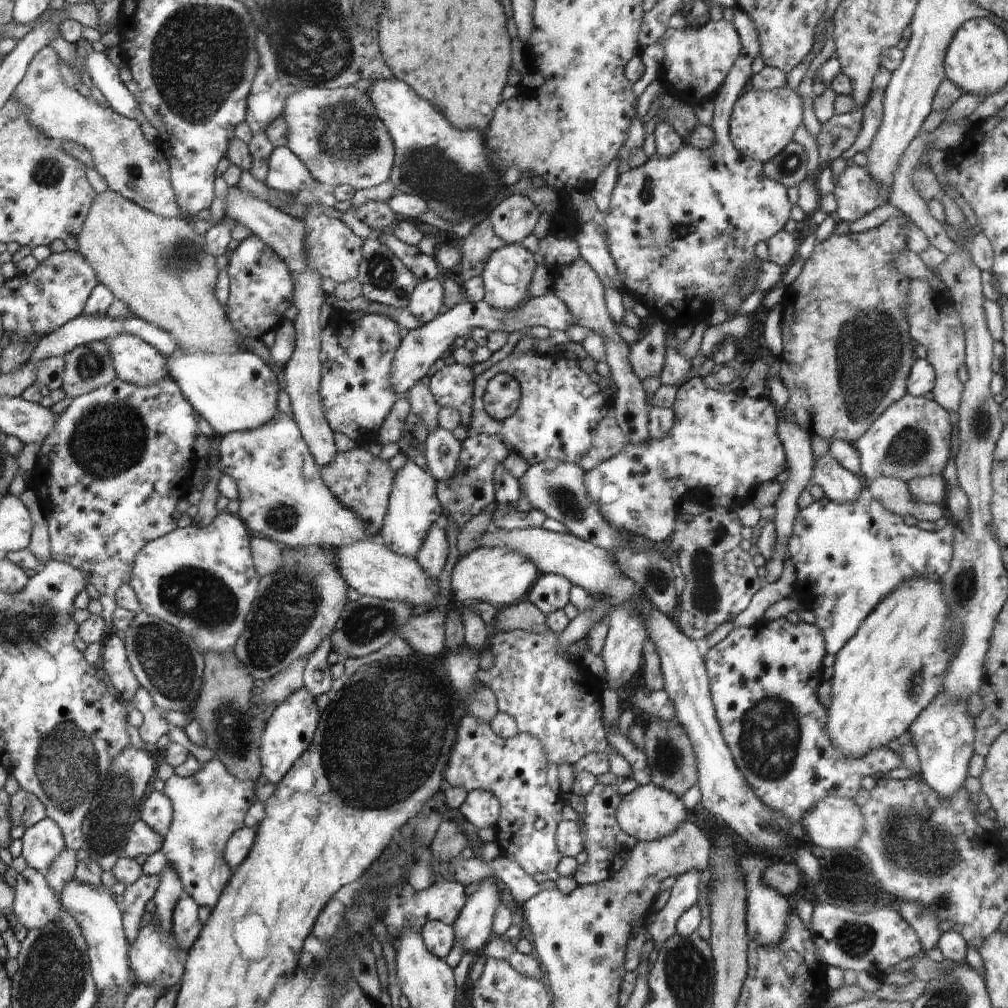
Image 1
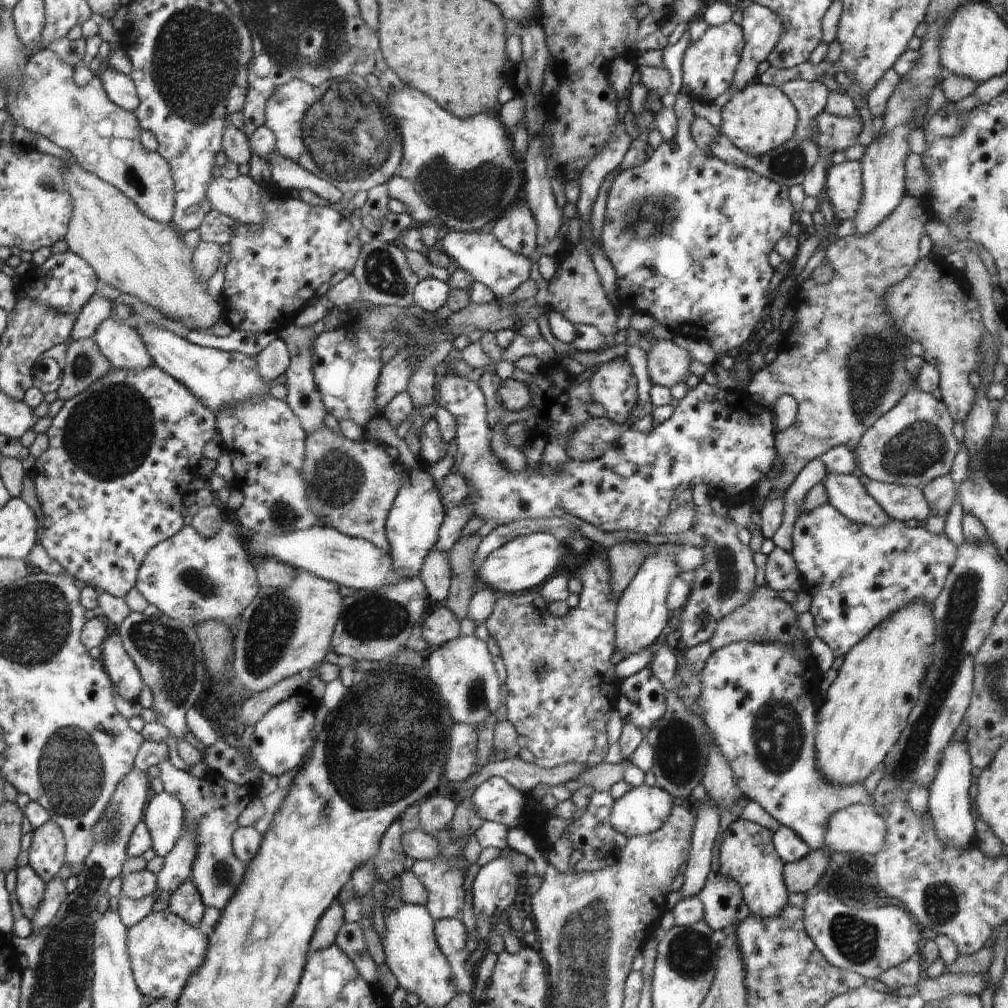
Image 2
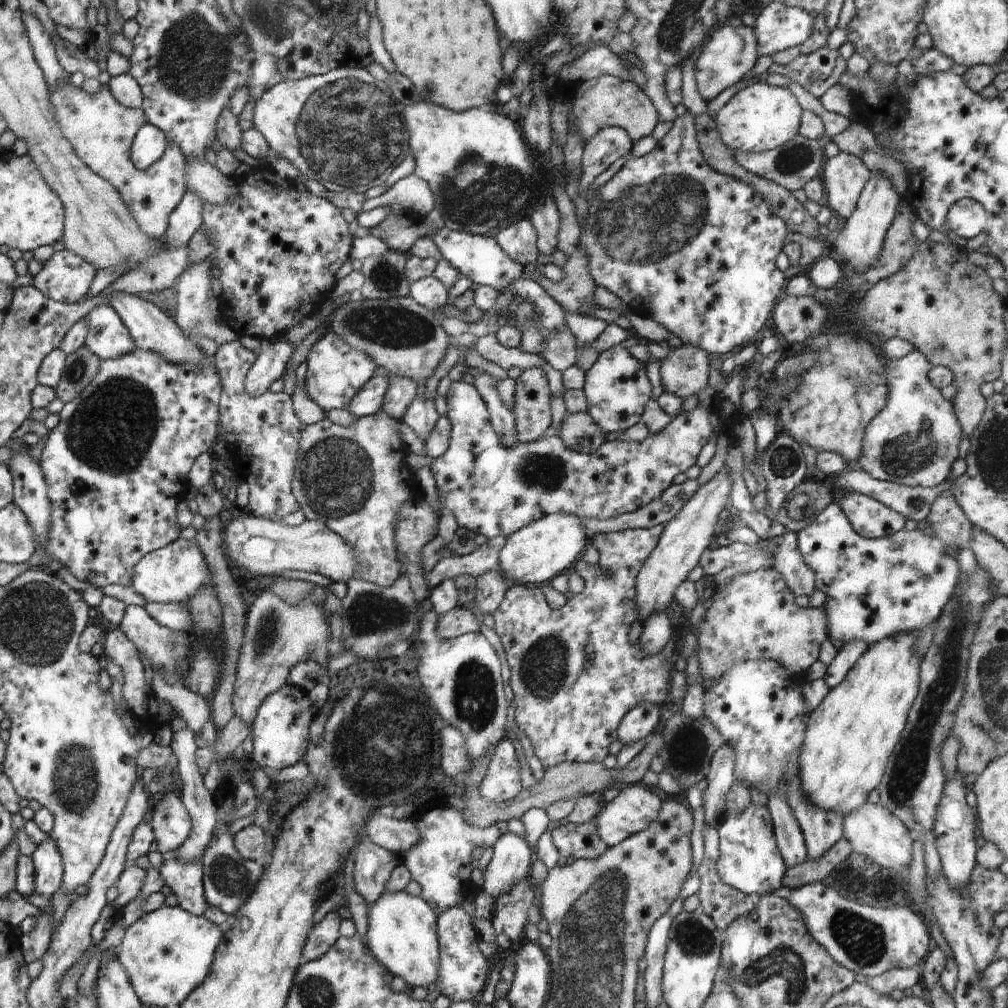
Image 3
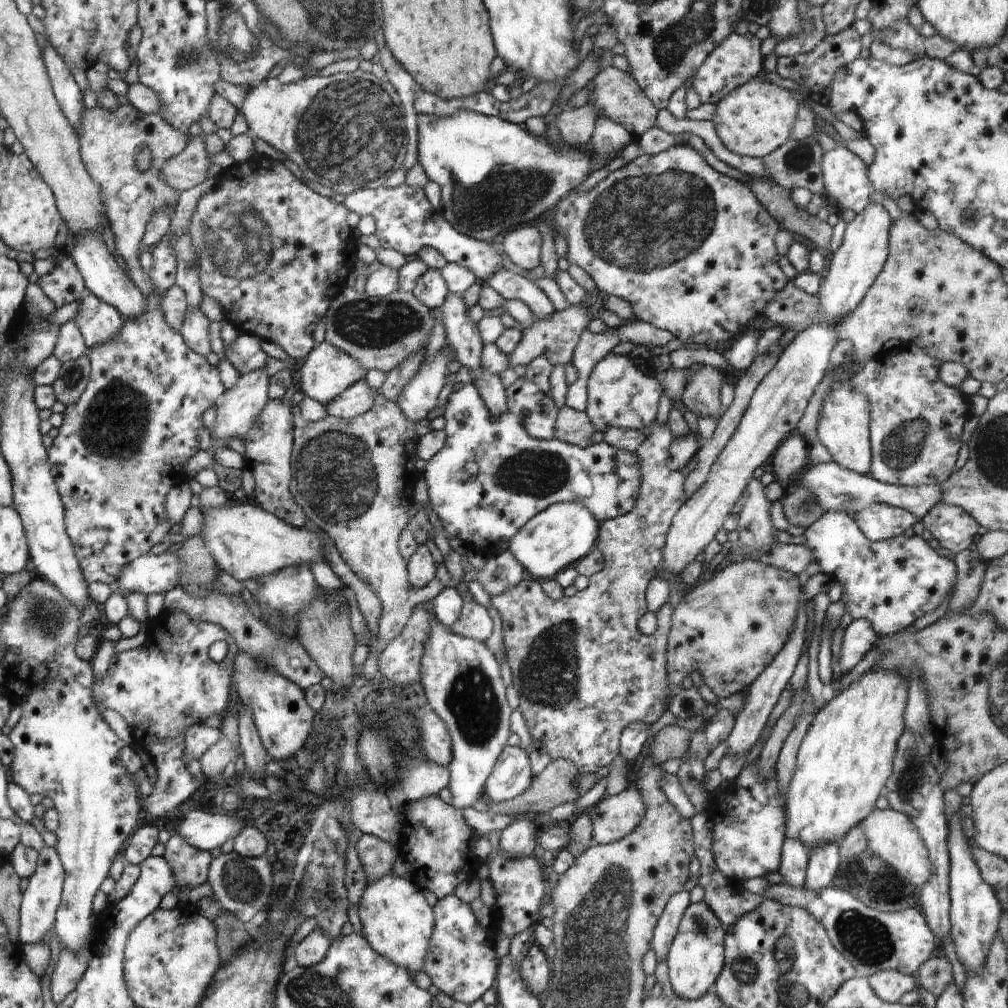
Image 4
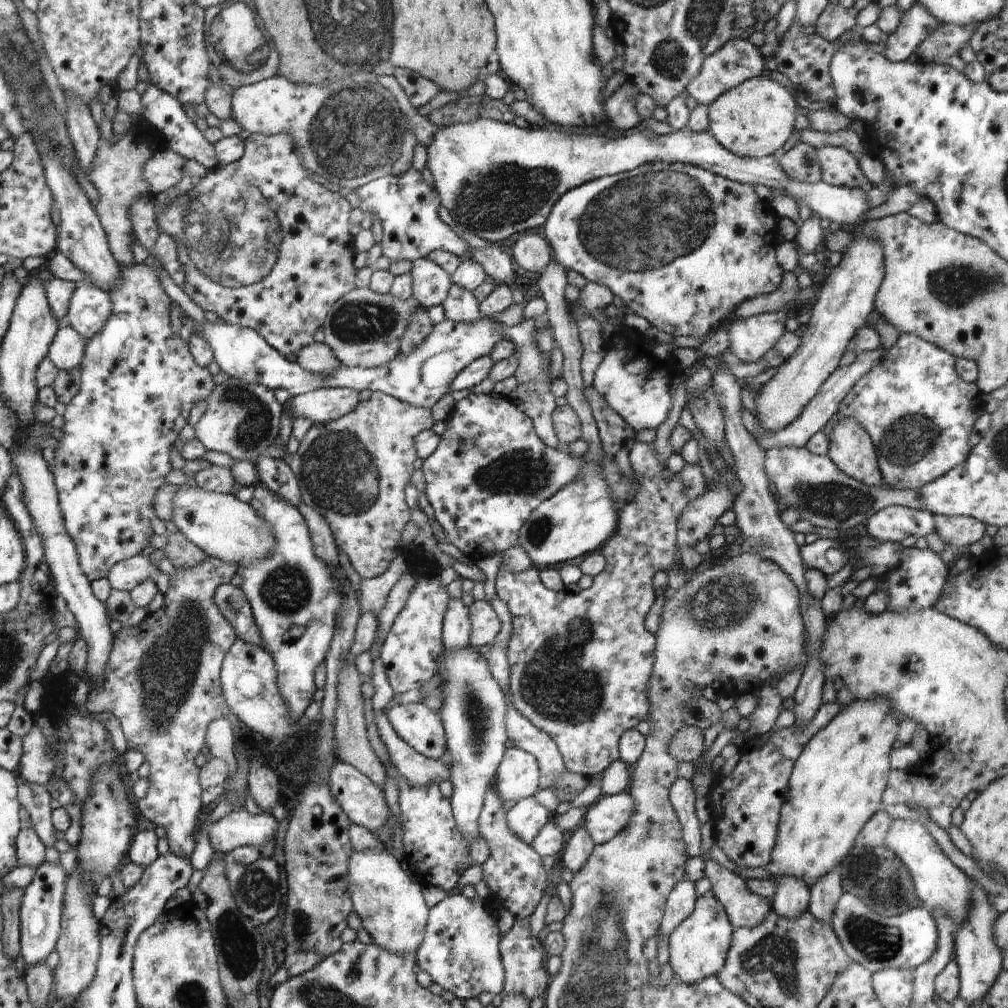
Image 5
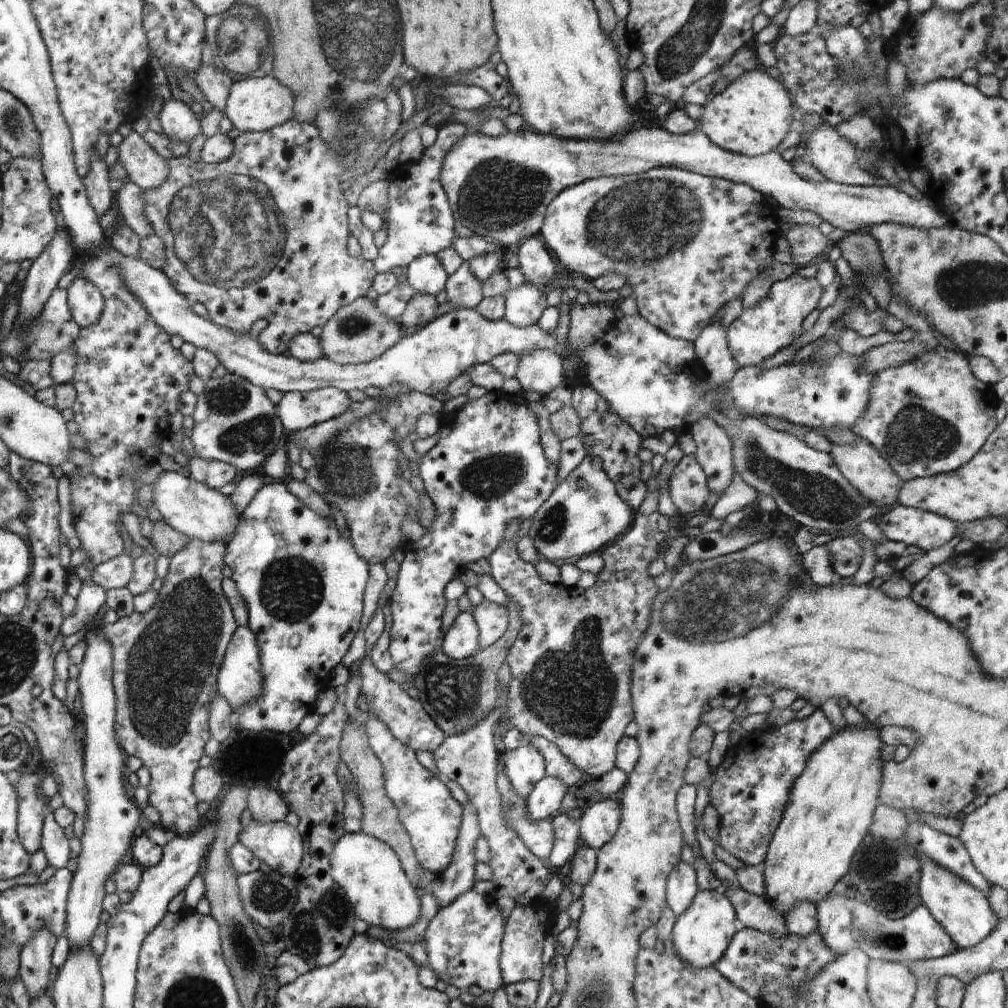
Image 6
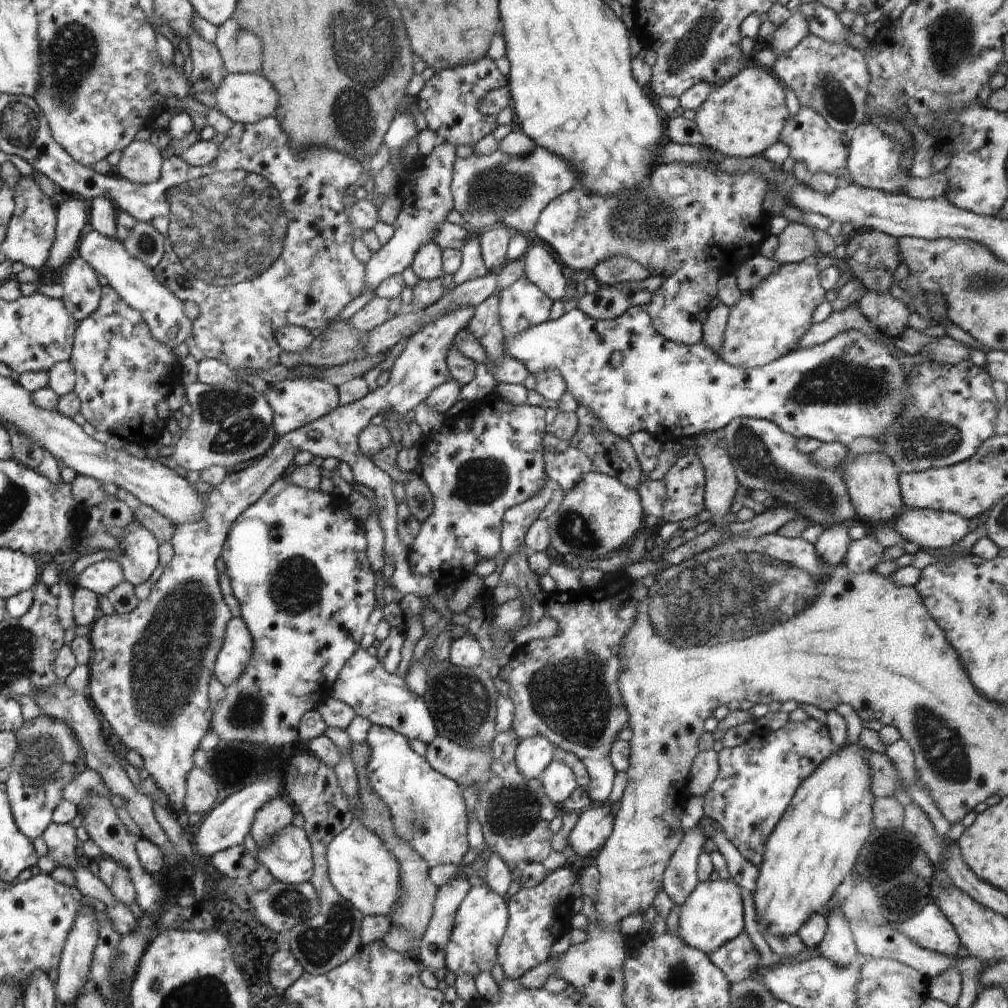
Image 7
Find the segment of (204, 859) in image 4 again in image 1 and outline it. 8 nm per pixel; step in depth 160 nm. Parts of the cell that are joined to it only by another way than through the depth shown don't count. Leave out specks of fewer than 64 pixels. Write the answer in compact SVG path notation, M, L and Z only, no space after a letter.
M182 895L176 903L173 912L173 927L174 936L184 946L186 953L193 944L197 942L201 932L202 924L198 920L198 906L191 896Z

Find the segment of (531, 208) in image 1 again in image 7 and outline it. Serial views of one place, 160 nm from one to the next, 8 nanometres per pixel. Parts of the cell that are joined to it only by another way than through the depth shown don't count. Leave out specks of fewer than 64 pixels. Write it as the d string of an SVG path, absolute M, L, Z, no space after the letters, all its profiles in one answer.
M532 240L523 256L524 272L532 284L535 284L552 302L563 301L569 282L564 277L563 267L552 258L545 246Z

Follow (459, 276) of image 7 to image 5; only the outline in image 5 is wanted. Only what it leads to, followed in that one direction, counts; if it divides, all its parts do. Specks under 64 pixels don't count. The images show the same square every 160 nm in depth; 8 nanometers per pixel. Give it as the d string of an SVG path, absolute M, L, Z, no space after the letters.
M457 284L450 287L442 306L445 318L454 323L470 324L480 319L479 303L473 291L460 288Z

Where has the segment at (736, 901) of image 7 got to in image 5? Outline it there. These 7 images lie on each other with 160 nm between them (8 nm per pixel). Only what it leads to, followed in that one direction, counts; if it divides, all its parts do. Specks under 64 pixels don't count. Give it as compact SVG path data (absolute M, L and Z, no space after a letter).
M712 893L699 896L692 914L668 936L669 964L674 976L689 985L704 981L708 977L716 977L724 966L733 929L722 904Z

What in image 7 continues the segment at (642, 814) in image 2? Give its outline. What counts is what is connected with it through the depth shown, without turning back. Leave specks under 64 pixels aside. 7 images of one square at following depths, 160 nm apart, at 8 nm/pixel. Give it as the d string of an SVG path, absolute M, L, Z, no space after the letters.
M592 804L579 813L567 842L578 856L590 856L604 846L613 831L614 821L608 804Z

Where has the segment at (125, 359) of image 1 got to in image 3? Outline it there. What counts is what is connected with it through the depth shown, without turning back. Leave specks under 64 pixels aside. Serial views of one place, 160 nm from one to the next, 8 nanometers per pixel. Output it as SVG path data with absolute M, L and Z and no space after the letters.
M97 306L86 318L88 334L85 345L102 360L117 359L135 349L135 342L130 336L129 329L111 306Z

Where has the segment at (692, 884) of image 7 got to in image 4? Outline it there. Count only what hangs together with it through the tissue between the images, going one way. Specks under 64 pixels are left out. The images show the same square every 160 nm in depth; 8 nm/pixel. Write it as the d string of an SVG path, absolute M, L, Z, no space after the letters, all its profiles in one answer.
M685 890L673 894L666 903L654 928L651 942L651 949L656 953L657 960L667 959L670 944L678 932L682 915L690 903L690 893Z

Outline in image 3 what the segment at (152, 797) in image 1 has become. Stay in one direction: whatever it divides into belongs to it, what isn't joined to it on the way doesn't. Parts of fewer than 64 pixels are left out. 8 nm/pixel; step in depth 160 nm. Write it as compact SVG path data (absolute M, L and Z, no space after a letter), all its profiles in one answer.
M168 791L153 804L153 832L157 840L157 851L163 854L176 851L188 838L192 830L190 815L180 796Z

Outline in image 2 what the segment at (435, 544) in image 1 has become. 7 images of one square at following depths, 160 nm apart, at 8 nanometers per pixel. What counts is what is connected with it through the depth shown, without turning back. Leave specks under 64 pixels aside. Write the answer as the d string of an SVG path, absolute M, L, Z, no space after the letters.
M432 550L424 559L419 572L425 596L431 602L440 602L449 595L452 569L446 551Z

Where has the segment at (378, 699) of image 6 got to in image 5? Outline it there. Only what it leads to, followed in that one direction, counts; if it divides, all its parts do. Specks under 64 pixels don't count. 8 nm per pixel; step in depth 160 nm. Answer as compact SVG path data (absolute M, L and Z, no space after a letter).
M418 702L400 703L386 714L396 734L416 752L434 760L446 756L445 727L438 712Z

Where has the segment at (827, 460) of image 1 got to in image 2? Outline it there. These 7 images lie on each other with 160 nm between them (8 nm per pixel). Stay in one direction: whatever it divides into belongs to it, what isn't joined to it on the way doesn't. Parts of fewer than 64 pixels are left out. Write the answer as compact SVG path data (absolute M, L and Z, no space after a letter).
M826 473L821 480L830 503L840 514L858 525L874 528L886 524L890 518L860 483L858 473Z

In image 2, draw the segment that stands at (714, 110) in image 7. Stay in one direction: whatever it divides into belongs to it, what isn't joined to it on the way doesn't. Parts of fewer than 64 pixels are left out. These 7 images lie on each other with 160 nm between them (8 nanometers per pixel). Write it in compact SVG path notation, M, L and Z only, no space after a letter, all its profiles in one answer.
M759 81L736 91L721 108L721 125L718 128L743 153L760 156L770 152L795 136L798 115L791 100L780 87L763 85Z

